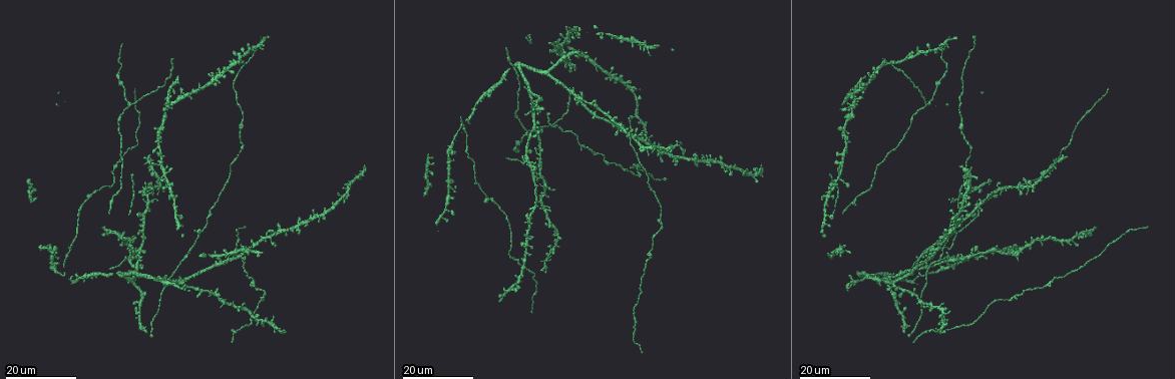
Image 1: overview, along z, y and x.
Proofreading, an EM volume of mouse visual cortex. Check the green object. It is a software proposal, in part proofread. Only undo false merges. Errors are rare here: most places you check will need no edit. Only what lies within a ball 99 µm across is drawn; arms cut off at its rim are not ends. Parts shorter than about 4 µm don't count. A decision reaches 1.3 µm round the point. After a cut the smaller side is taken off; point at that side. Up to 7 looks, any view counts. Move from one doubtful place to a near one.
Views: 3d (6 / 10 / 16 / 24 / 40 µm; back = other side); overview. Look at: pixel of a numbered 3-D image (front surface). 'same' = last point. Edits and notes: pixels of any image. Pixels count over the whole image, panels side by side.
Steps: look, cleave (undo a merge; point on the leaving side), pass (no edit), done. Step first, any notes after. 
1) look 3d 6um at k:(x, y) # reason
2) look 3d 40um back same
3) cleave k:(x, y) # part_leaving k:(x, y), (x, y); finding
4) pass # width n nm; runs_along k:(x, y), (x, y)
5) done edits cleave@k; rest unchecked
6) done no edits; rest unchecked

look 3d 24um at 1:(554, 45)

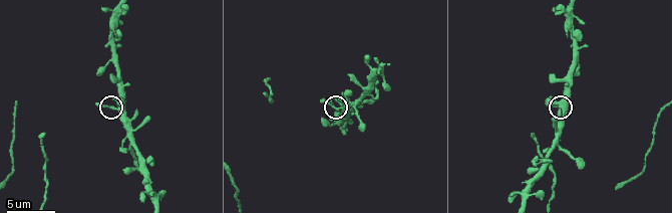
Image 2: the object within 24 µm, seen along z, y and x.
look 3d 10um at 2:(112, 108)

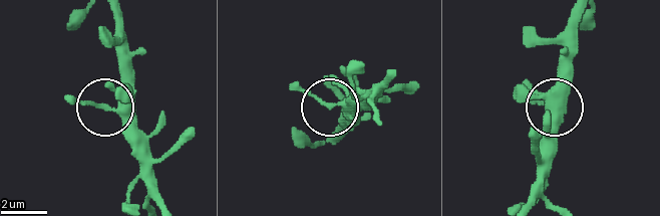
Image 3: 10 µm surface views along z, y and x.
pass # width 310 nm; continuous, no second cell

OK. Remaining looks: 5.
look 3d 16um at 1:(940, 260) # sudden change in width

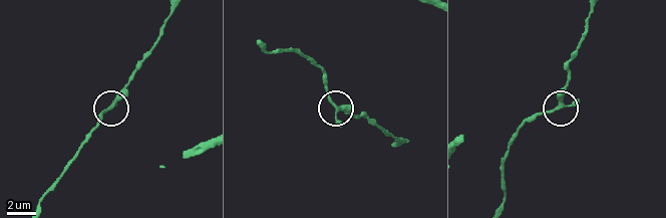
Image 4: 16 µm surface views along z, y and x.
look 3d 6um at 4:(336, 108)

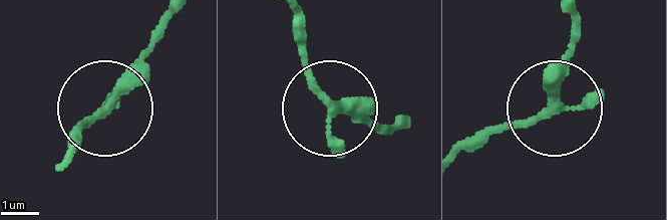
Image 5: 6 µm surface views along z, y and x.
look 3d 6um back at 5:(333, 105)

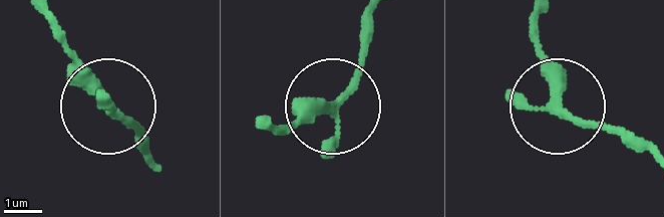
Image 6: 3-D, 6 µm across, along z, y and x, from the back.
pass # arms 3; all the same cell

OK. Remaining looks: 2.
look 3d 24um at 1:(526, 163) # looks like a crossing

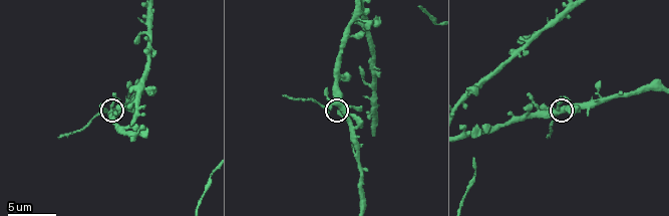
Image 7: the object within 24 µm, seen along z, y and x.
look 3d 6um at 7:(336, 102)

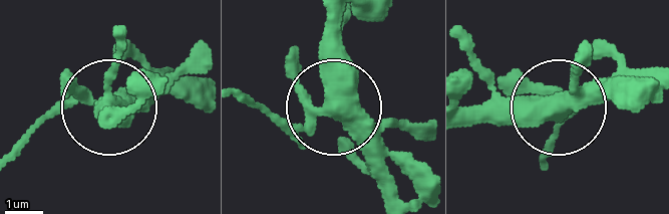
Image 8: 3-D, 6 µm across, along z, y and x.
cleave 8:(66, 73) # arms 4; part_leaving 8:(89, 99), (54, 113), (16, 148); a second cell is stuck on

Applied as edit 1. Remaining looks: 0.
done edits cleave@8; rest unchecked

